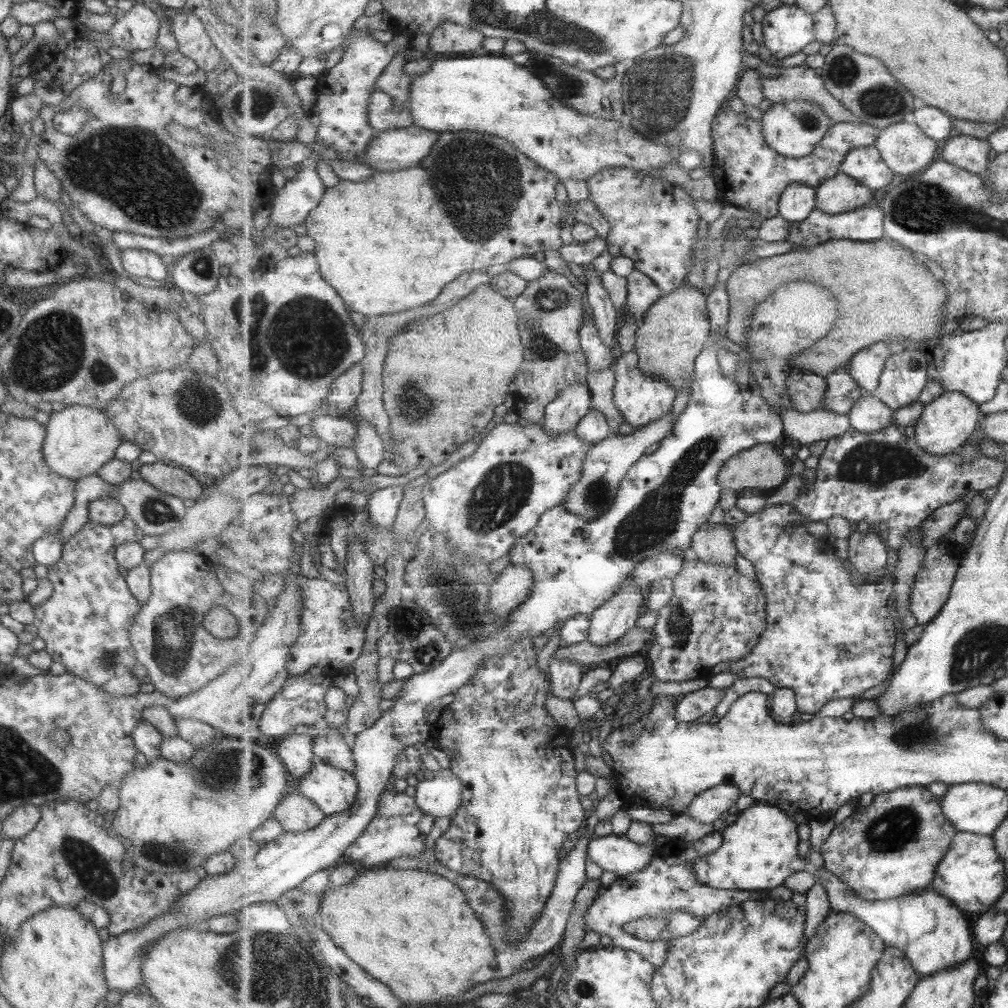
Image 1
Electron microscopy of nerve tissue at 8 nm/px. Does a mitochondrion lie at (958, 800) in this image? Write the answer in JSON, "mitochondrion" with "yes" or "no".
{"mitochondrion":"no"}

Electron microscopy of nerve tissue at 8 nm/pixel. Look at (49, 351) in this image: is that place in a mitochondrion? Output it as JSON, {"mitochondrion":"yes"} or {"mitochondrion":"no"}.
{"mitochondrion":"yes"}

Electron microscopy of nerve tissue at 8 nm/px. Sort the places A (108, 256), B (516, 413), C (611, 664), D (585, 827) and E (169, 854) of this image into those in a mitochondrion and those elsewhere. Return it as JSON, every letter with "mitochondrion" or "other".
{"A":"other","B":"other","C":"other","D":"other","E":"mitochondrion"}

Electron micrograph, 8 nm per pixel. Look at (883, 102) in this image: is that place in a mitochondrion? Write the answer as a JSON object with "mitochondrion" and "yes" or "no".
{"mitochondrion":"yes"}

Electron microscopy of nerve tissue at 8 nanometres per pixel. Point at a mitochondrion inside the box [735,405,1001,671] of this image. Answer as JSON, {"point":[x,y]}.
{"point":[878,464]}

